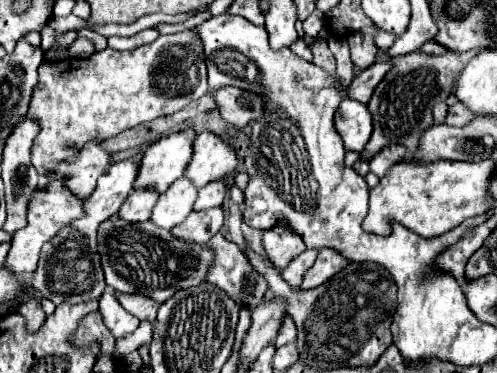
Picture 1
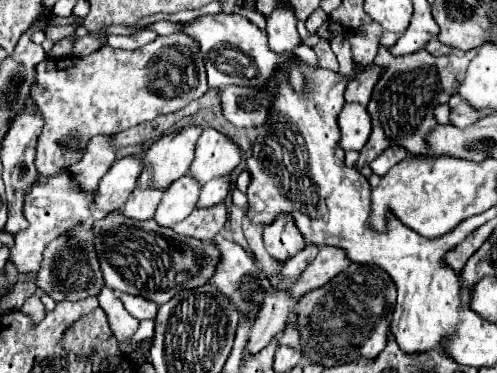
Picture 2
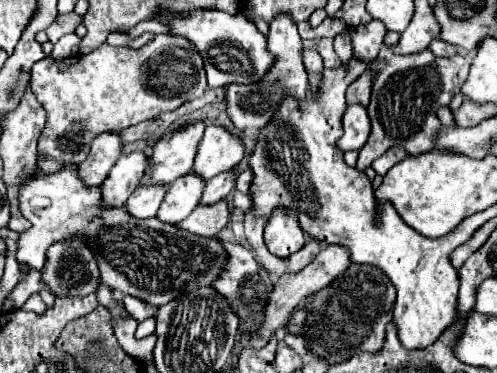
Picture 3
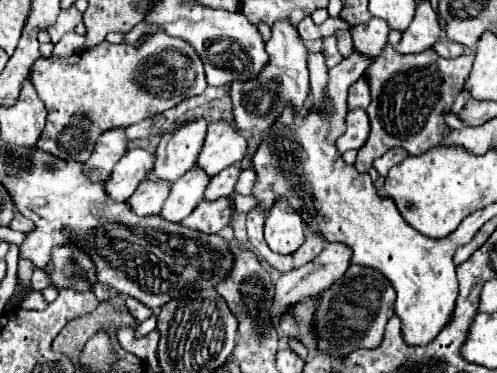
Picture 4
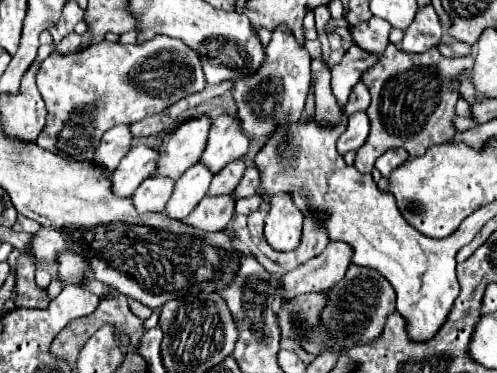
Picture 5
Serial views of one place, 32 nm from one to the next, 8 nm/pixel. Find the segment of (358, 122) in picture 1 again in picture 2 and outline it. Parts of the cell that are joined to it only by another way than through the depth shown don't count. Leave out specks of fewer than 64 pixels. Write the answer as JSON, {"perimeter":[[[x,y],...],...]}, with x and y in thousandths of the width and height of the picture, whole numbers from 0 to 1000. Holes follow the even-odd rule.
{"perimeter":[[[692,273],[692,290],[680,306],[680,343],[688,359],[684,386],[692,402],[728,402],[748,349],[736,284],[720,273]]]}

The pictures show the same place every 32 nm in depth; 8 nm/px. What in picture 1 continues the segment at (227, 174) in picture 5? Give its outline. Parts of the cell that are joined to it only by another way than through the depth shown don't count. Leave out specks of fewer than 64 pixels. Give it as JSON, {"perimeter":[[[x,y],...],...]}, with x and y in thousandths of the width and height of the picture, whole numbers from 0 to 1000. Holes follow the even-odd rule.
{"perimeter":[[[435,483],[435,488],[427,488],[427,493],[414,493],[414,499],[398,515],[398,531],[394,531],[394,542],[390,542],[390,563],[419,563],[419,558],[447,552],[451,520],[455,520],[455,493],[451,493],[451,483]]]}

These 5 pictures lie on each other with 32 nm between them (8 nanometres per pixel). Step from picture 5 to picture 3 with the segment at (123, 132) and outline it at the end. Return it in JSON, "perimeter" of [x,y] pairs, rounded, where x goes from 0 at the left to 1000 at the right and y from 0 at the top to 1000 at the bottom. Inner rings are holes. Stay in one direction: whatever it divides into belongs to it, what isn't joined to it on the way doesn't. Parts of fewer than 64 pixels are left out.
{"perimeter":[[[201,359],[181,386],[181,408],[169,434],[157,440],[157,466],[173,499],[201,499],[217,472],[225,440],[241,424],[241,359]]]}

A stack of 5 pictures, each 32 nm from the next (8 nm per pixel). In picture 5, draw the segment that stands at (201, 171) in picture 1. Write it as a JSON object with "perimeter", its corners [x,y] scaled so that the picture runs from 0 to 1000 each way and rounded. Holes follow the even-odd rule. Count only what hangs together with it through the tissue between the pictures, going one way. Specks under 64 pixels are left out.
{"perimeter":[[[447,306],[423,338],[414,397],[402,418],[402,440],[410,440],[427,466],[439,466],[455,440],[483,429],[499,402],[499,370],[487,365],[479,322],[471,311]]]}

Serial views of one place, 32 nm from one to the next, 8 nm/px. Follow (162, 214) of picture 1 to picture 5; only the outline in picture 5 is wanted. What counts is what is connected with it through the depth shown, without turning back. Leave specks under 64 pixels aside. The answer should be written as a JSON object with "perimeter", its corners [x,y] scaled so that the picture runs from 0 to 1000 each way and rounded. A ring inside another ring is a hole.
{"perimeter":[[[390,440],[386,450],[378,450],[378,461],[370,461],[362,483],[354,483],[350,515],[334,542],[330,574],[346,590],[370,590],[394,558],[394,547],[414,525],[423,488],[427,488],[427,461],[419,461],[406,440]]]}

